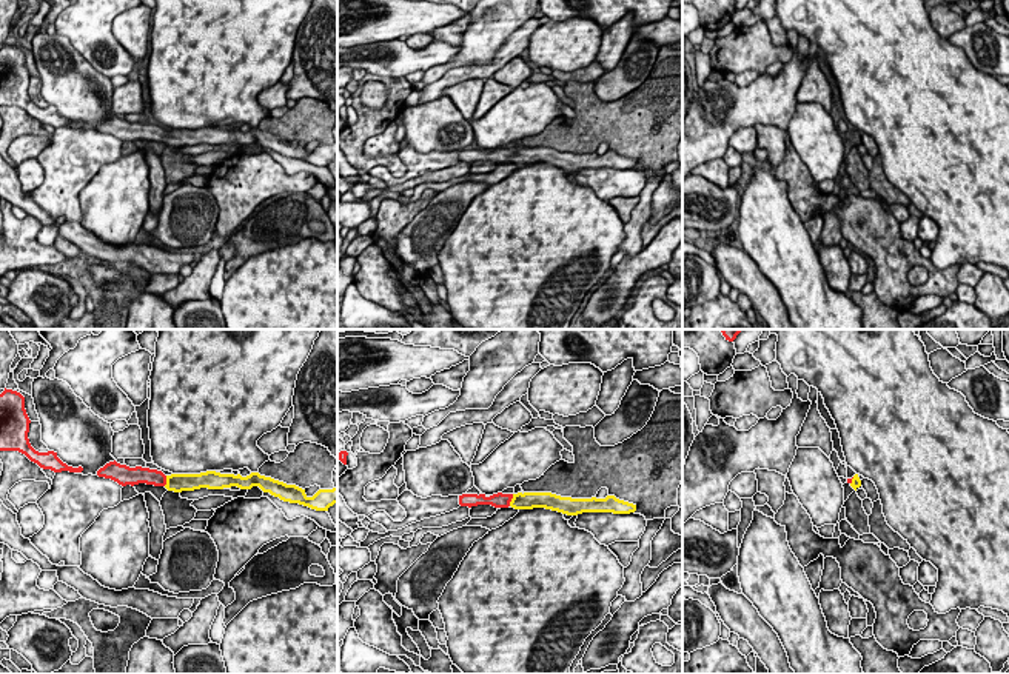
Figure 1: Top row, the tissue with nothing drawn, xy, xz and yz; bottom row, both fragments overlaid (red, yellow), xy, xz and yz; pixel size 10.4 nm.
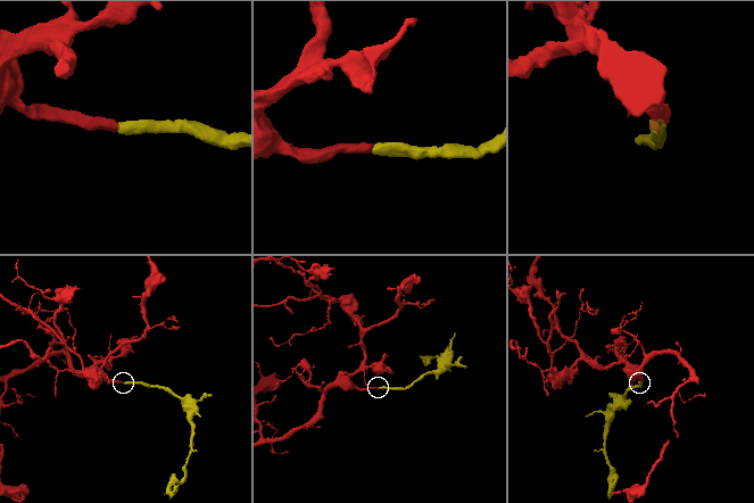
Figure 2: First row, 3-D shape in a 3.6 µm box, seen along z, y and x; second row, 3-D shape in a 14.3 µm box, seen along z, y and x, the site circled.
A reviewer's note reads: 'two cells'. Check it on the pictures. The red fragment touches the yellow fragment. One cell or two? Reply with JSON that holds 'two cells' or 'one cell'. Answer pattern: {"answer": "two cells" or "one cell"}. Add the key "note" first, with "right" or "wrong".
{"note": "wrong", "answer": "one cell"}

